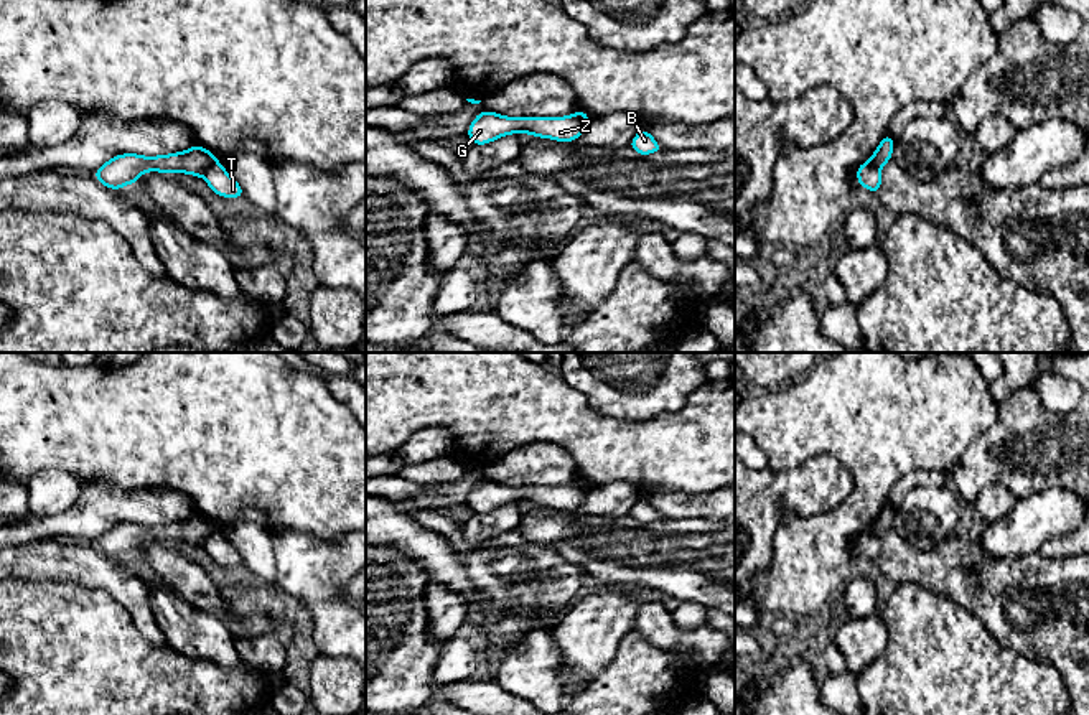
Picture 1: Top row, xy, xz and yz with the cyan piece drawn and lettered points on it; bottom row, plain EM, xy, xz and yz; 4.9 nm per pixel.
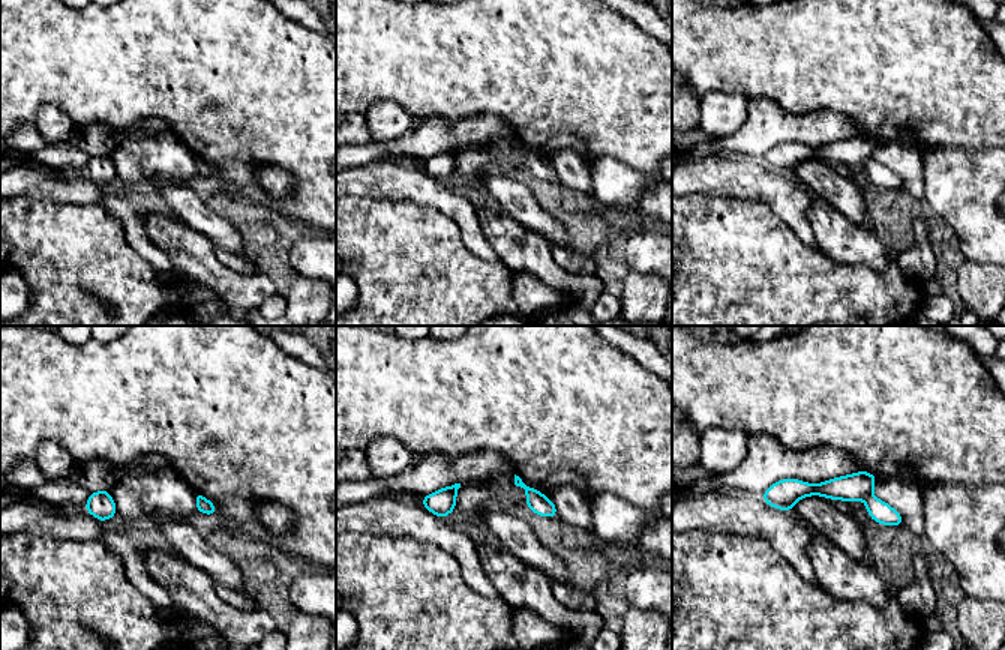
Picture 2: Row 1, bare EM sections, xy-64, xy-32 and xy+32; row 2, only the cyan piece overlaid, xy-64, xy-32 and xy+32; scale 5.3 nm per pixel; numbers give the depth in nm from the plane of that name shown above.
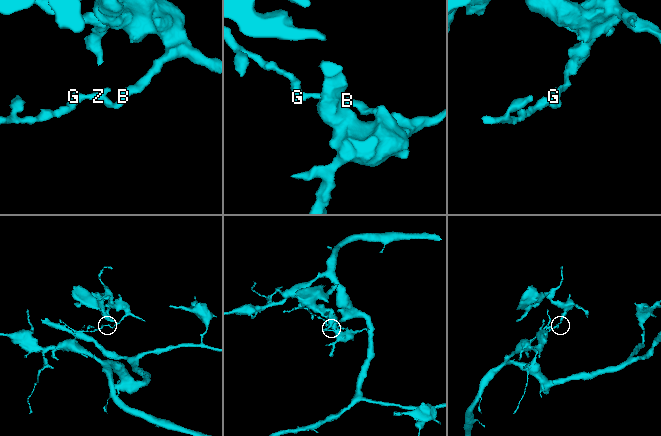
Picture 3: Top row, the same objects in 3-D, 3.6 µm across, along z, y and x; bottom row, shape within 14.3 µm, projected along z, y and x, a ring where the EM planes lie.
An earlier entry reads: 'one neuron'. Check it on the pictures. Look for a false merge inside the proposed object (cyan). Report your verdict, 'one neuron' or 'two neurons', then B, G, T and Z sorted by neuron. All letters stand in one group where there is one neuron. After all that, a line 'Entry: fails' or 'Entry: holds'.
two neurons; B T / G Z
Entry: fails

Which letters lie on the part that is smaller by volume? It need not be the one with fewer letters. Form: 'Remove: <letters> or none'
Remove: B, T

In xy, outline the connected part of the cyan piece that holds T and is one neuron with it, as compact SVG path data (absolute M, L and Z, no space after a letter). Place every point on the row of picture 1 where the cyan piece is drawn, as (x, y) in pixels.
M219 161L209 165L204 173L203 178L206 180L206 183L209 185L209 188L224 198L242 198L244 191L239 186L239 183L234 180L234 176L231 176Z

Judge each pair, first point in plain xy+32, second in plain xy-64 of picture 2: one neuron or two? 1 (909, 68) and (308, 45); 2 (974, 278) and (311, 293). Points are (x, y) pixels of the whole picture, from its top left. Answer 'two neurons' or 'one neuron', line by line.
1: one neuron
2: one neuron

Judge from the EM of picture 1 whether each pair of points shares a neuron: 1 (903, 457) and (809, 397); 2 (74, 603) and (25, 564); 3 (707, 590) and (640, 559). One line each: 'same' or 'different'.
1: same
2: different
3: same

